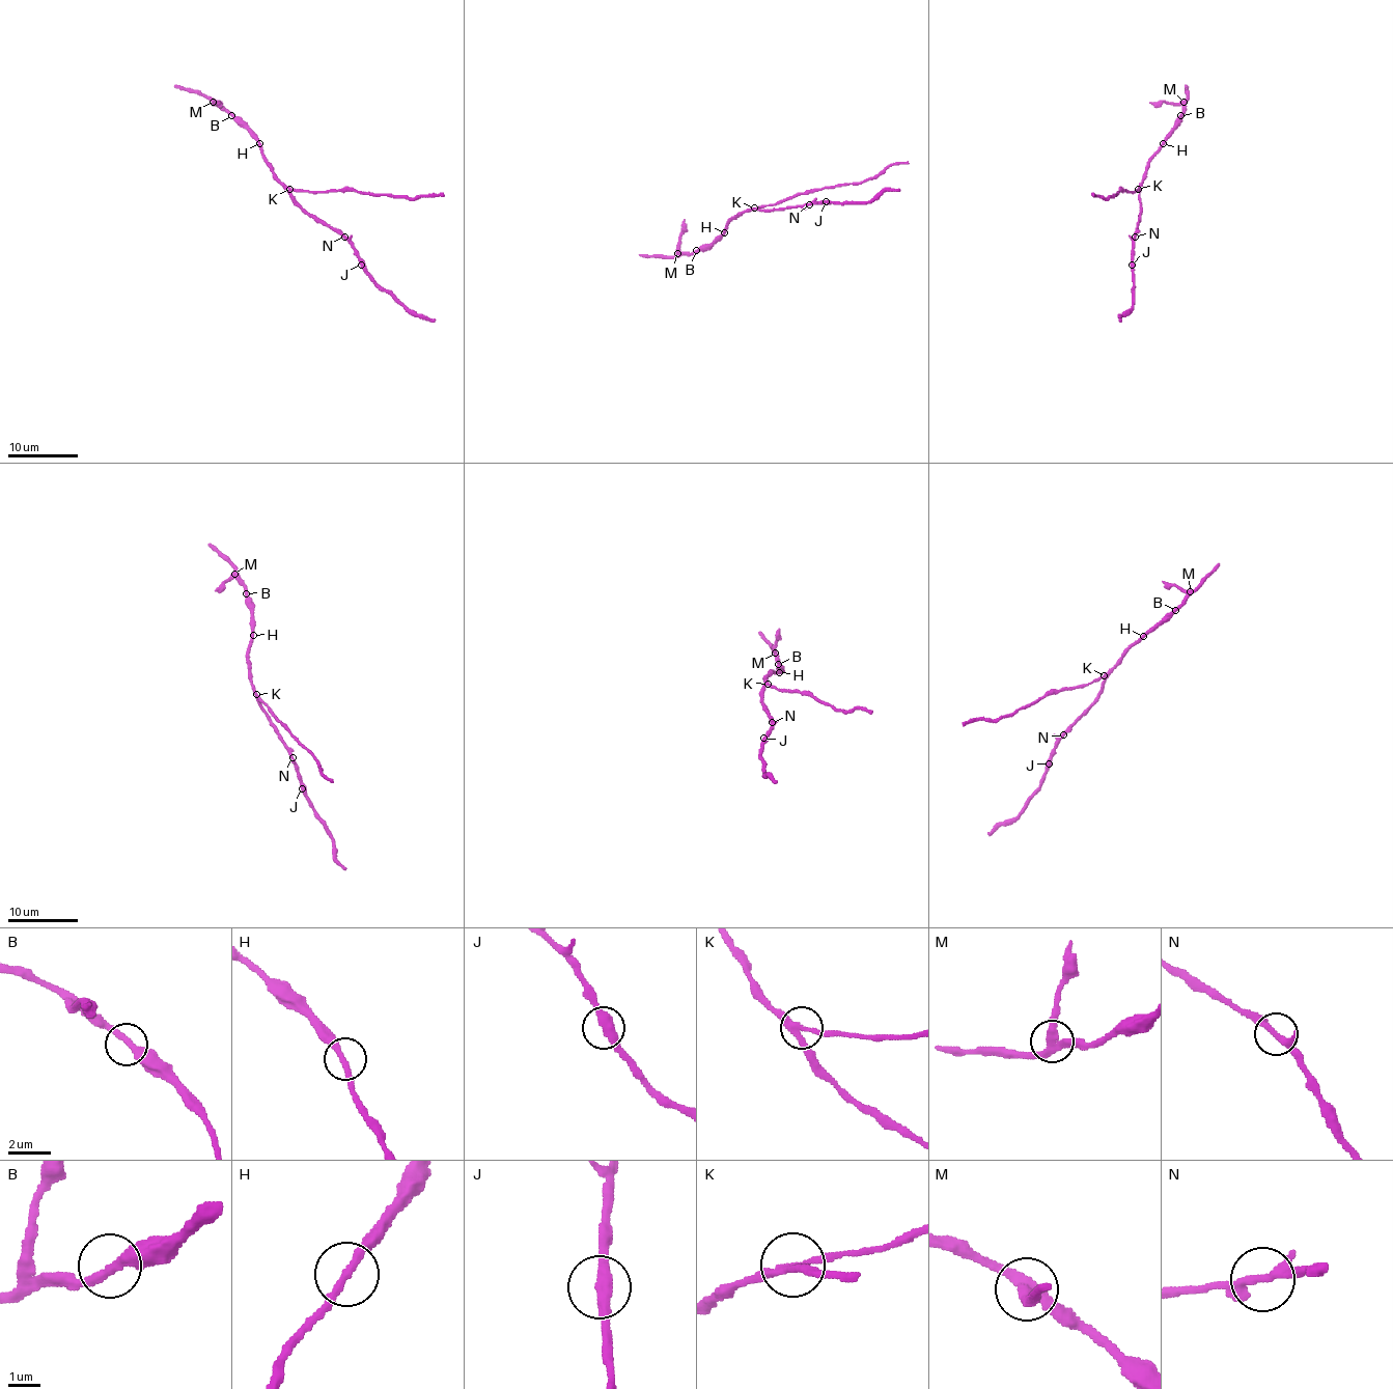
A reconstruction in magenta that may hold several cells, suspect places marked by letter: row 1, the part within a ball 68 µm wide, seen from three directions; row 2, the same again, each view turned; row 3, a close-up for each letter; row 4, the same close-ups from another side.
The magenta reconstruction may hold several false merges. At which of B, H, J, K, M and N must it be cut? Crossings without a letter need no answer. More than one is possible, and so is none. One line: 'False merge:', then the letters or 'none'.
False merge: K, M

